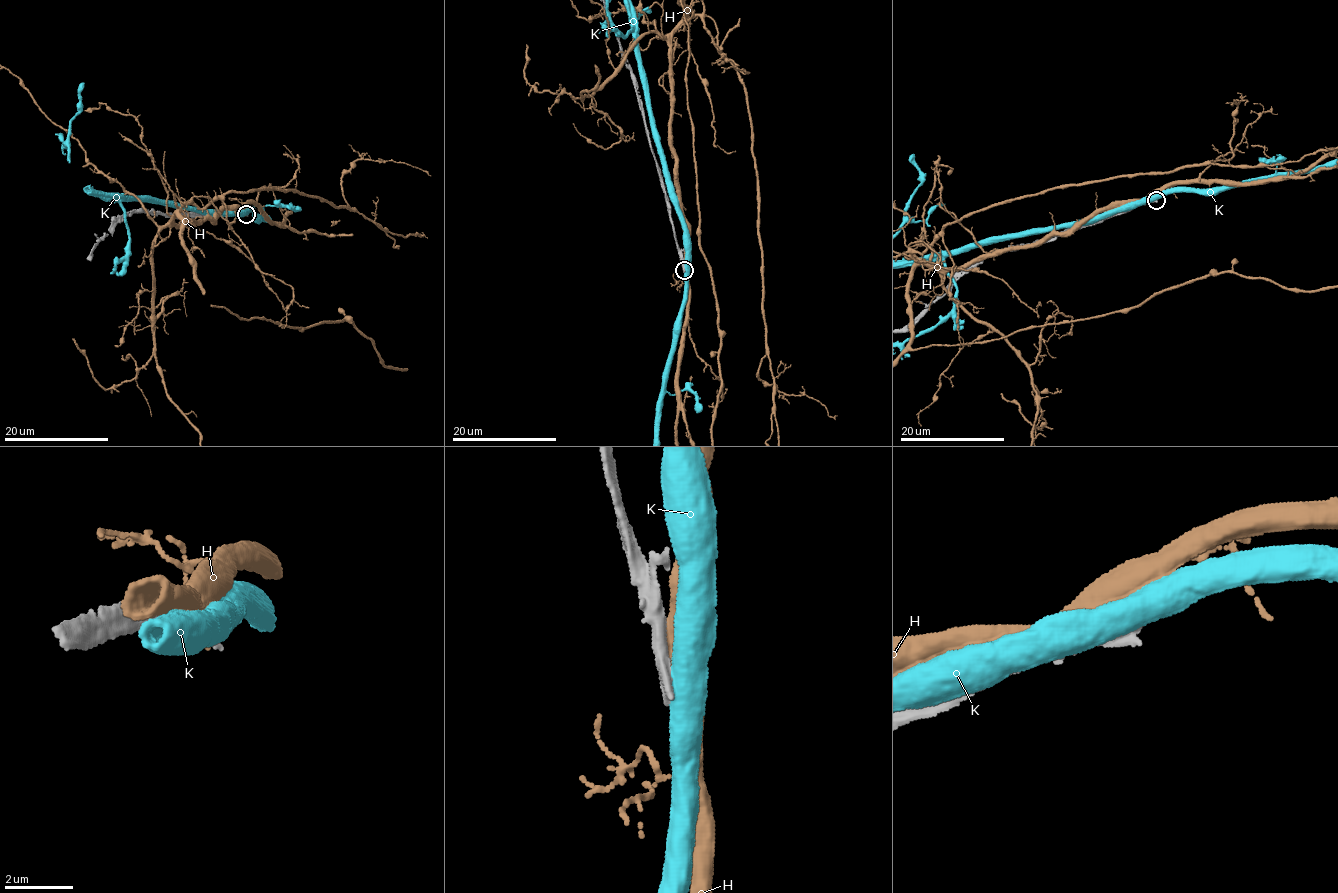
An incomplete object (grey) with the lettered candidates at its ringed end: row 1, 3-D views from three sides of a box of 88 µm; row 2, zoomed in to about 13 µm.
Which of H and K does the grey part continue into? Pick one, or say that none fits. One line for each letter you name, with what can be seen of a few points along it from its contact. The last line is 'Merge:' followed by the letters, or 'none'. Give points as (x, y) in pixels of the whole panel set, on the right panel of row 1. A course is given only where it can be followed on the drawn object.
Merge: none

